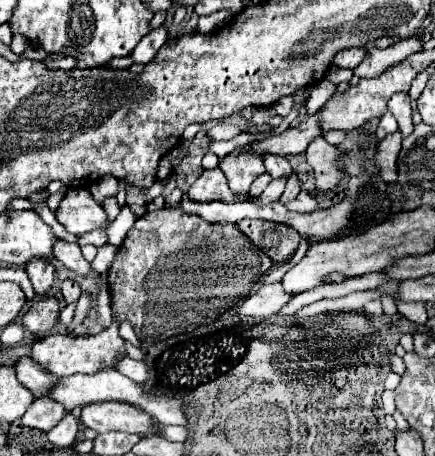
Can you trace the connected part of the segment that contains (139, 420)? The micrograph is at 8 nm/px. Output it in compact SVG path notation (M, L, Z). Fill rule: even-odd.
M109 400L103 404L85 404L81 410L81 422L99 434L111 430L139 436L155 434L151 416L147 416L139 408L131 408L131 404L123 404L117 400Z

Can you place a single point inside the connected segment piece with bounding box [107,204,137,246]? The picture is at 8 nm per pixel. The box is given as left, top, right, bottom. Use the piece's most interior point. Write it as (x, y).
(124, 222)

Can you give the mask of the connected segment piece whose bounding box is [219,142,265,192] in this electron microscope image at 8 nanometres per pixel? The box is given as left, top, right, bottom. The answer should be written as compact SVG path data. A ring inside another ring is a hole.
M249 142L243 148L235 148L231 154L223 156L219 162L219 168L227 176L229 188L233 192L249 192L251 182L259 174L265 172L263 158L251 156L251 152L247 152L247 148L251 148L251 144L255 144L255 142Z

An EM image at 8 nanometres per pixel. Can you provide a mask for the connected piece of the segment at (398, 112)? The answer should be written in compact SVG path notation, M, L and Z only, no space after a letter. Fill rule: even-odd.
M399 92L395 96L391 96L389 100L389 112L397 118L399 122L399 130L403 136L409 136L413 132L413 122L411 122L411 98L405 92Z

